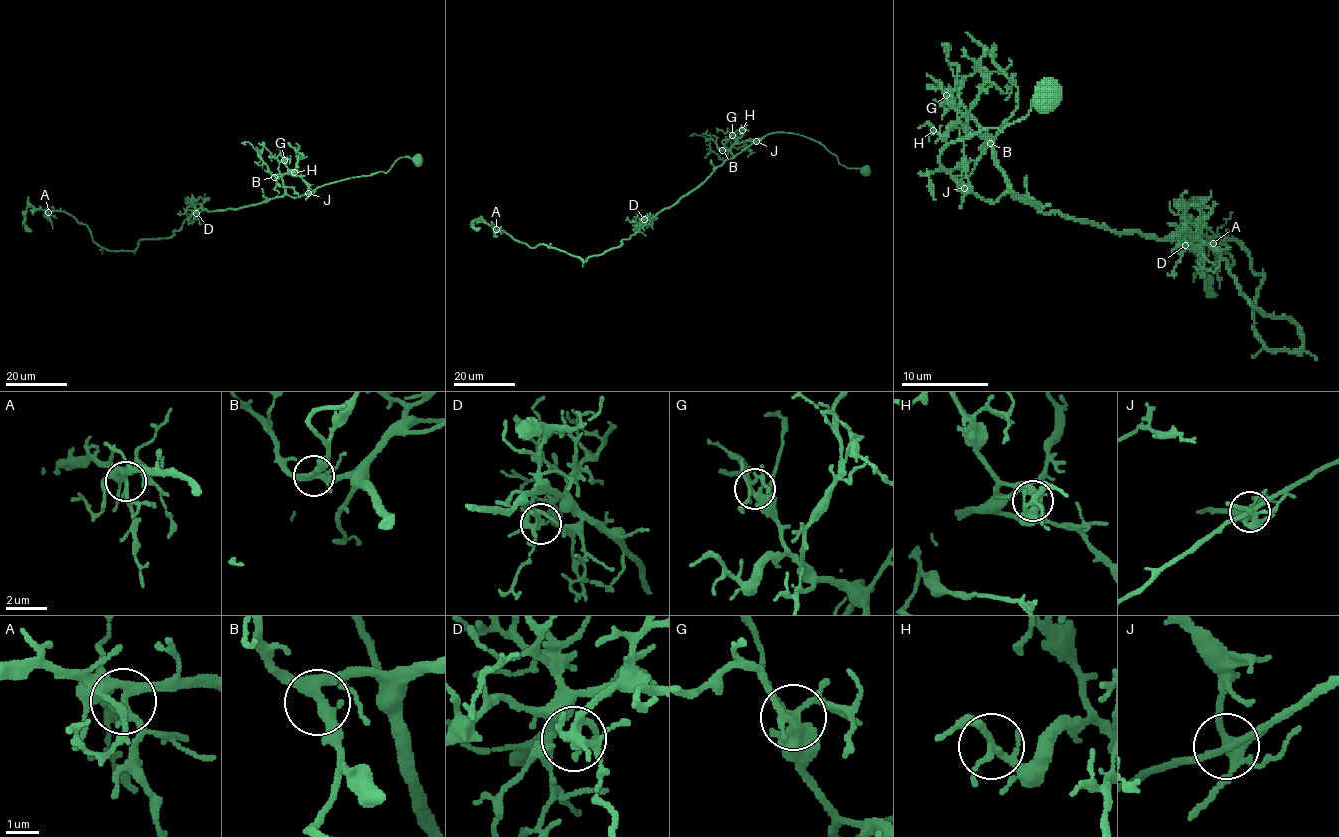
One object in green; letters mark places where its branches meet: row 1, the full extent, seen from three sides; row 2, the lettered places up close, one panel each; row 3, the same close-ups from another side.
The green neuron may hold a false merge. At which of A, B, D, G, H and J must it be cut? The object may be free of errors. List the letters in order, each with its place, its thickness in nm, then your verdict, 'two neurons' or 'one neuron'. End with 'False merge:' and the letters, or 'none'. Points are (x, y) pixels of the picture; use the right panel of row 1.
A: (1213, 243) | 240 nm | one neuron
B: (990, 143) | 320 nm | one neuron
D: (1185, 245) | 240 nm | one neuron
G: (946, 95) | 320 nm | one neuron
H: (933, 130) | 200 nm | one neuron
J: (964, 188) | 200 nm | one neuron
False merge: none

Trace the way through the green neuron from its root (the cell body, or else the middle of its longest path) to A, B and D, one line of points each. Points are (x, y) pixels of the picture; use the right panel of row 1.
A: (1176, 234), (1204, 240), (1263, 314), (1287, 316), (1295, 351), (1263, 345), (1265, 277), (1235, 240), (1213, 243)
B: (1176, 234), (1172, 238), (1148, 238), (1137, 232), (1111, 232), (1020, 201), (1009, 188), (990, 136), (990, 143)
D: (1176, 234), (1183, 232), (1185, 245)

